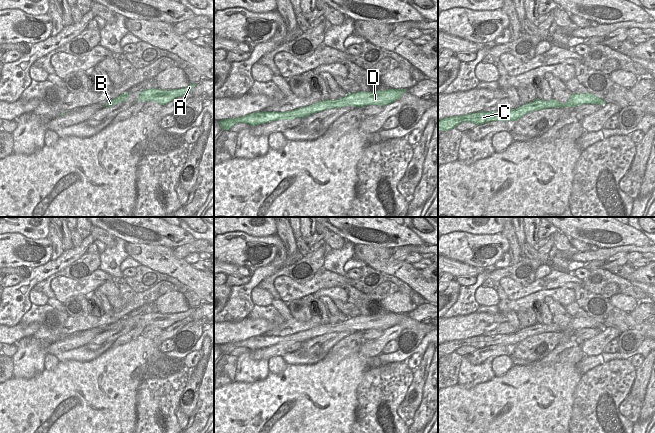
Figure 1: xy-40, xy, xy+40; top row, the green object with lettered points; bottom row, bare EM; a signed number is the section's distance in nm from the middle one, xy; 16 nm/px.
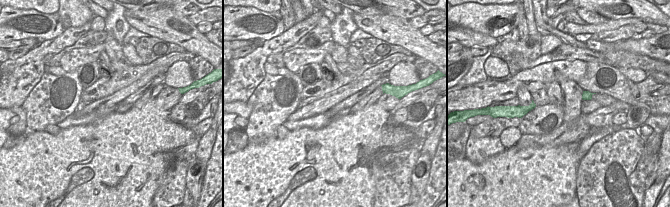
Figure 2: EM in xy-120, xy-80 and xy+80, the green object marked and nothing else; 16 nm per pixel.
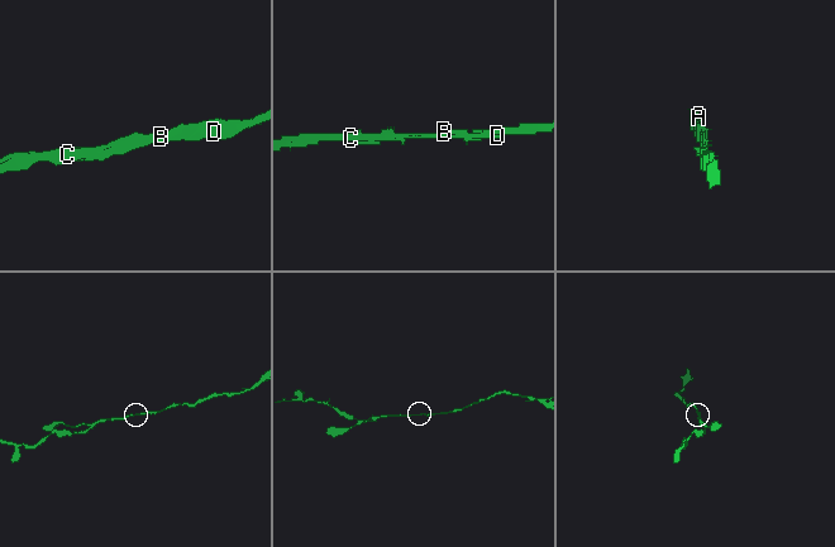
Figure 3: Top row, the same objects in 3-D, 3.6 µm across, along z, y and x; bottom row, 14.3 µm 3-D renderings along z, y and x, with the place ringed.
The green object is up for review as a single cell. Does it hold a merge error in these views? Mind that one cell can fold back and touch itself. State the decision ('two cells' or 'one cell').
one cell

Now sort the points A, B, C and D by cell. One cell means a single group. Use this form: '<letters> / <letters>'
A B C D

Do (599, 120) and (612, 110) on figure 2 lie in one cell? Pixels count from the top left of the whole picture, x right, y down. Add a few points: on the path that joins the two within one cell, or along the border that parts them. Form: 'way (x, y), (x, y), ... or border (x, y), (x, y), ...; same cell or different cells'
way (602, 117), (609, 112); same cell

